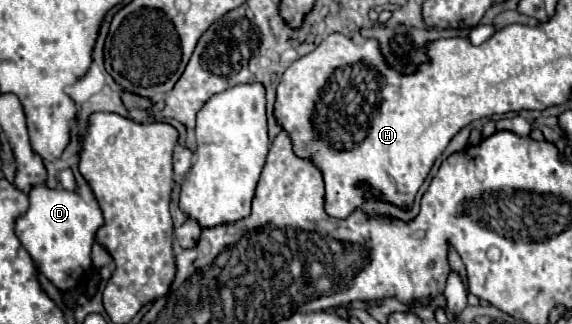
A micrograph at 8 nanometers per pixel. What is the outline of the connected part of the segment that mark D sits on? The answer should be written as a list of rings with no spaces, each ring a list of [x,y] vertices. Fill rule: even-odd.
[[[34,185],[28,191],[28,199],[30,207],[26,215],[16,221],[16,235],[20,243],[34,259],[38,271],[42,271],[60,291],[76,287],[93,268],[90,249],[98,227],[104,223],[98,203],[84,201],[76,191],[50,189],[46,185]]]

